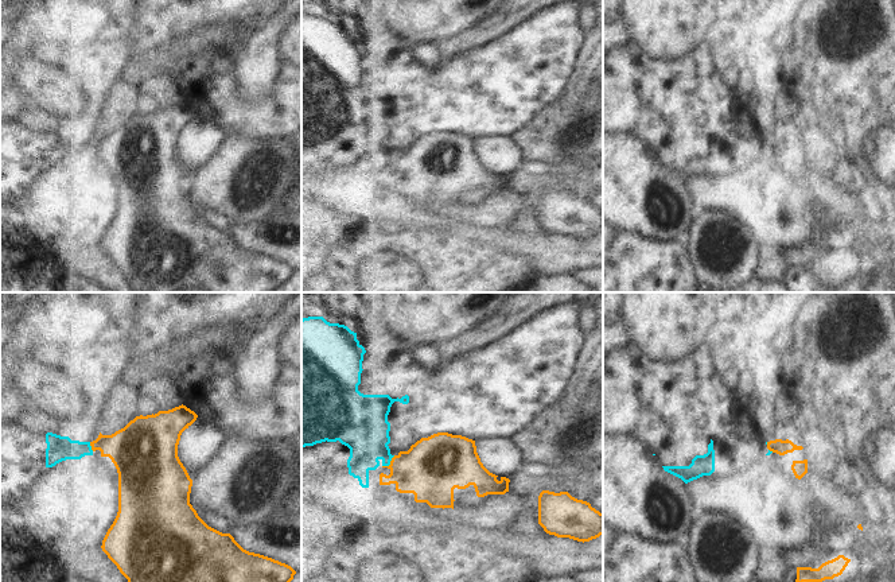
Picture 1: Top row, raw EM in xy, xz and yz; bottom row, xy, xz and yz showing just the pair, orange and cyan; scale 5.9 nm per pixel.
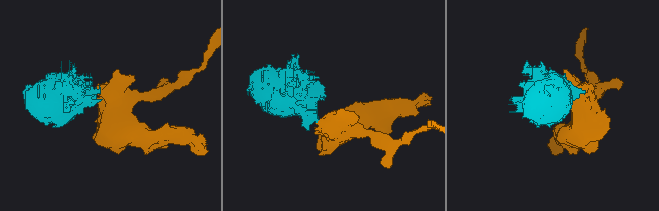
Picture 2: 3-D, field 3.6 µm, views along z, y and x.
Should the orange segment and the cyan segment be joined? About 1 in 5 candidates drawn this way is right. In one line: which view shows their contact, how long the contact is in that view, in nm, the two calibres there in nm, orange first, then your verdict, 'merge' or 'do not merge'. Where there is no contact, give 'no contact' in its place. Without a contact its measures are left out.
meets orange in xz; contact 100 nm long; 360 nm thick on the orange side, 280 nm on the other; do not merge

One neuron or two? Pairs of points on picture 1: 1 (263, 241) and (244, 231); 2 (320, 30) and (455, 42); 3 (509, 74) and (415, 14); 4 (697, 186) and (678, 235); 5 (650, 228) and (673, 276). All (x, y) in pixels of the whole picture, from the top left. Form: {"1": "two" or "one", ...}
{"1": "one", "2": "two", "3": "two", "4": "two", "5": "two"}

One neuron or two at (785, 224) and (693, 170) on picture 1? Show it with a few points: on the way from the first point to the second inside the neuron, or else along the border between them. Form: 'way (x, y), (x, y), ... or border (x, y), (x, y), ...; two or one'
border (738, 163), (730, 167), (715, 167), (708, 174); two

